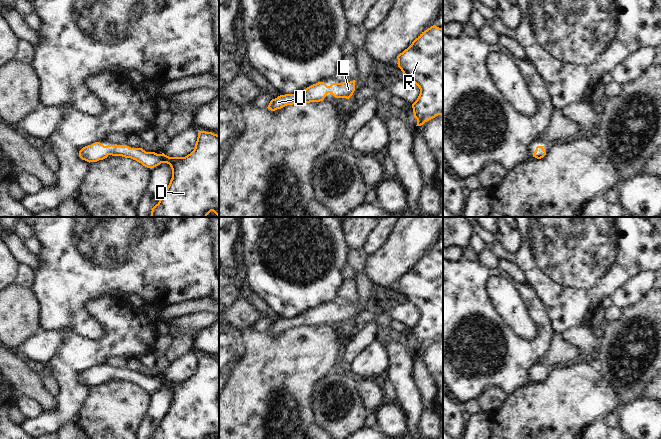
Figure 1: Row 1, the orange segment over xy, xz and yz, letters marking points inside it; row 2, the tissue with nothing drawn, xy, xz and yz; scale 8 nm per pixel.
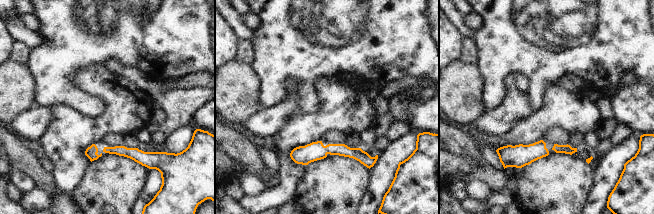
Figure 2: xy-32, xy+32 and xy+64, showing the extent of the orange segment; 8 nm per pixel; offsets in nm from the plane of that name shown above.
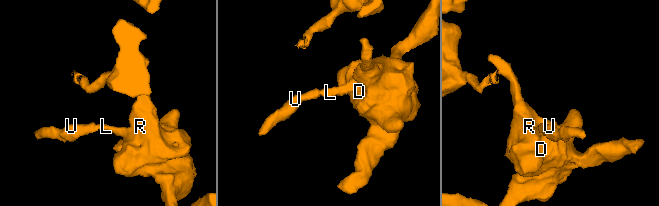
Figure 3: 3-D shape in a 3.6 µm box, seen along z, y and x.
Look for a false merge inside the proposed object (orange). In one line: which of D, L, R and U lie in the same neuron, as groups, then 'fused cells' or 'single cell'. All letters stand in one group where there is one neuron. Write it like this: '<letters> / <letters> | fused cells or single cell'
D L R U | single cell

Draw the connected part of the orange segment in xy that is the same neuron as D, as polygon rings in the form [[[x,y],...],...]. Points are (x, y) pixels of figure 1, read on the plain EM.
[[[199,355],[194,374],[185,381],[169,381],[164,377],[146,376],[127,369],[104,370],[100,366],[79,375],[79,381],[89,387],[103,384],[109,379],[131,382],[151,393],[161,387],[170,389],[172,402],[159,426],[152,432],[151,439],[208,439],[211,435],[219,439],[219,359]]]

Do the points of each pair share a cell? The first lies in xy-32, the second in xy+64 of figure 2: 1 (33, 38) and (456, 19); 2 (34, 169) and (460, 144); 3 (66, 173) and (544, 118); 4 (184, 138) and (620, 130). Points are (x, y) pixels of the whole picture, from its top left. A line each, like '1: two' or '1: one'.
1: one
2: one
3: one
4: two

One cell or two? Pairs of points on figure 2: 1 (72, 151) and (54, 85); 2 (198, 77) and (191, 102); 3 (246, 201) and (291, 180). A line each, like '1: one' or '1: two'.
1: two
2: two
3: one

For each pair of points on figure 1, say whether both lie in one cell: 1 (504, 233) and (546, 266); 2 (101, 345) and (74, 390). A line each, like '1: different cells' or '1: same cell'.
1: different cells
2: same cell

